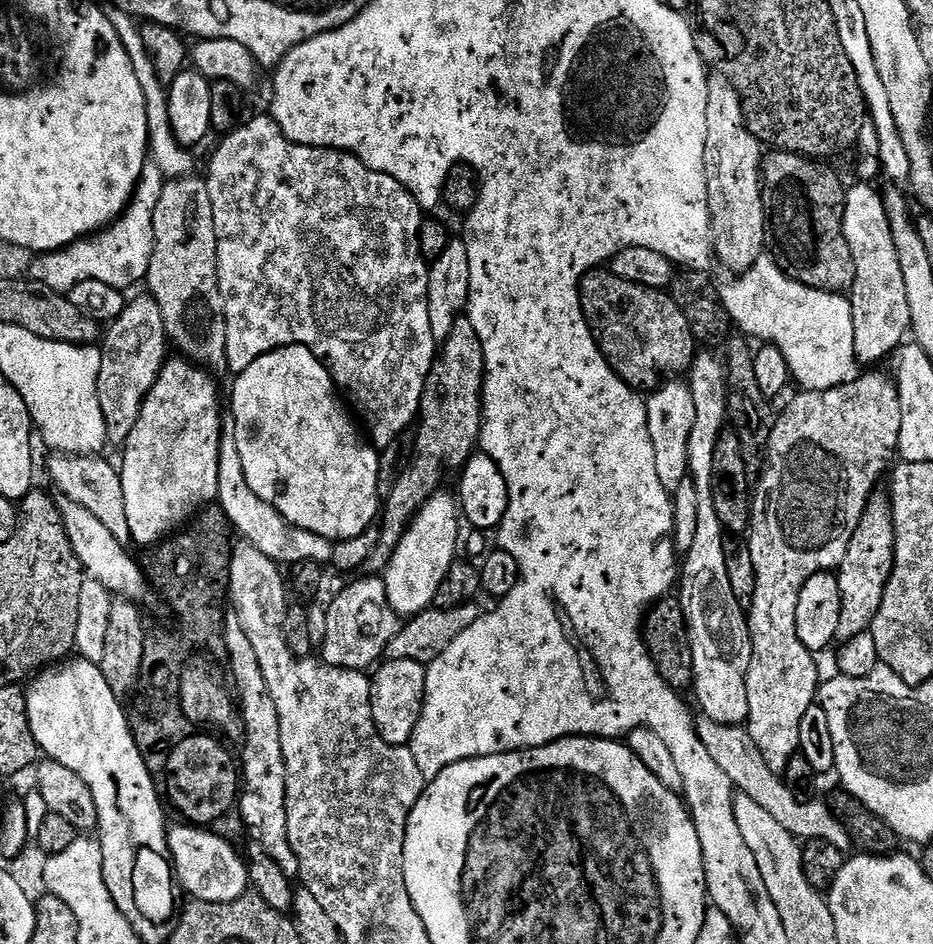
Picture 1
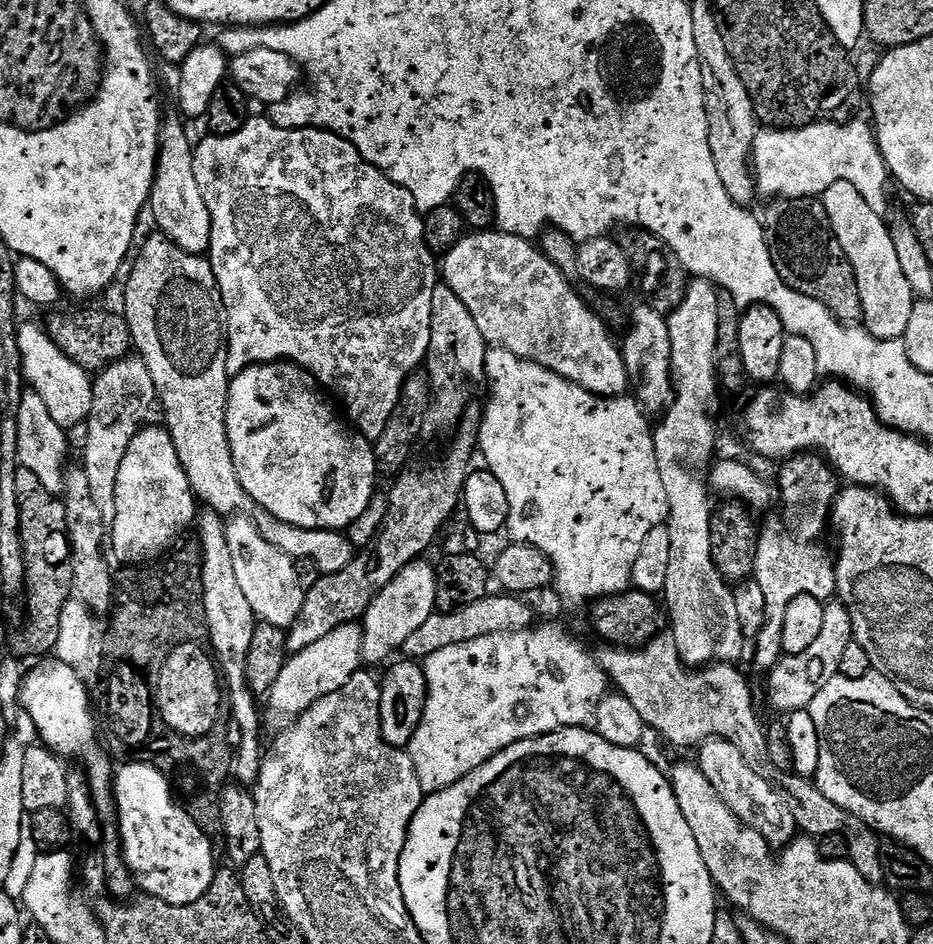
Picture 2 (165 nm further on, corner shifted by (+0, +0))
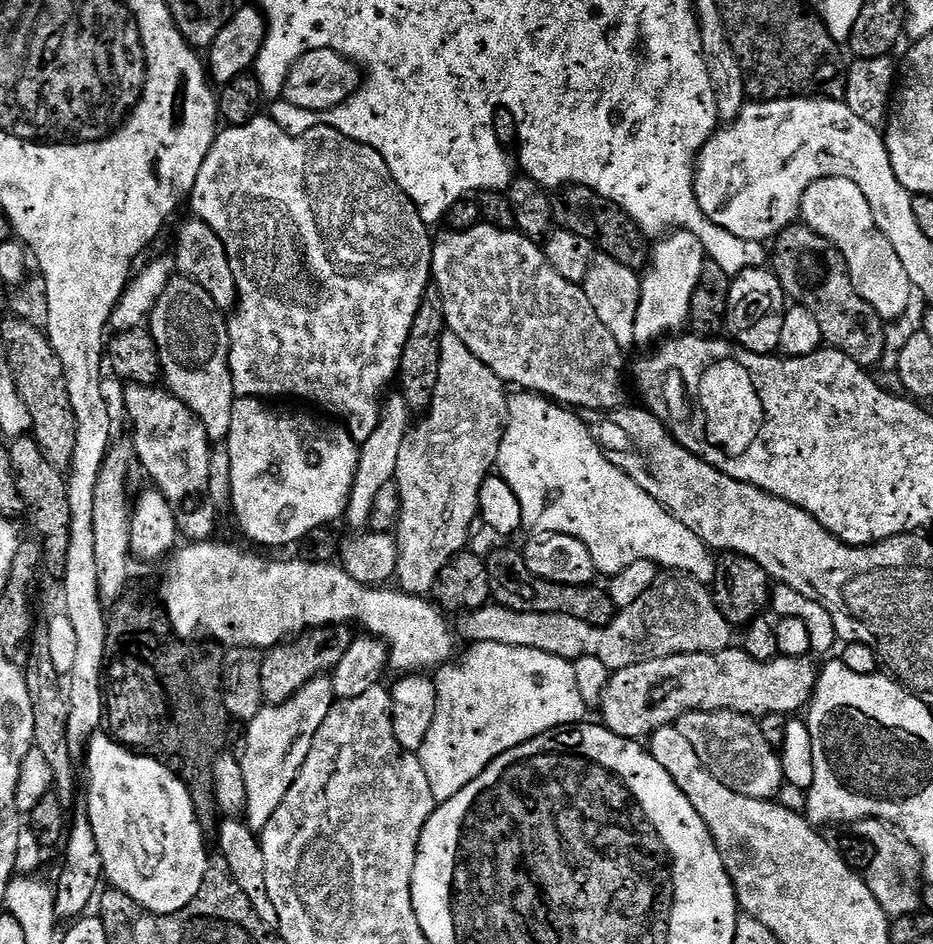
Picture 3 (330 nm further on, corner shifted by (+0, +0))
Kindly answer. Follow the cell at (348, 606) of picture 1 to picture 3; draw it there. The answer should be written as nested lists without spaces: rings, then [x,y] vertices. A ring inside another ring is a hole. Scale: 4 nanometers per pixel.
[[[327,675],[315,676],[286,702],[261,707],[257,716],[247,721],[244,753],[241,751],[238,759],[242,766],[242,782],[246,784],[246,823],[249,828],[263,830],[266,822],[270,822],[306,760],[314,734],[318,734],[322,722],[326,722],[326,714],[333,703],[331,679]]]

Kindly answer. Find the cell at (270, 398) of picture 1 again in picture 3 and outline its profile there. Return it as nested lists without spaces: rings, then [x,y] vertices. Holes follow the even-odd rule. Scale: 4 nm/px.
[[[242,396],[232,402],[227,434],[232,457],[230,509],[236,515],[241,530],[254,543],[264,548],[280,548],[283,544],[295,545],[315,528],[328,526],[331,520],[345,515],[358,470],[360,448],[343,426],[331,428],[308,416],[296,416],[291,420],[288,416],[267,412],[264,404],[263,399],[254,396]]]

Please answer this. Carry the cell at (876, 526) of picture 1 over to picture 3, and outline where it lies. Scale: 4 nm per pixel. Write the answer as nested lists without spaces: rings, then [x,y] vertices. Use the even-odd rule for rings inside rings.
[[[729,646],[721,652],[691,652],[674,654],[666,658],[654,658],[634,666],[615,669],[611,673],[604,692],[600,695],[598,711],[604,715],[603,727],[627,740],[643,741],[651,737],[657,728],[675,725],[683,712],[714,712],[726,710],[743,716],[759,718],[770,714],[796,714],[811,701],[816,691],[818,664],[811,655],[777,656],[775,660],[755,660],[746,654],[743,647]]]

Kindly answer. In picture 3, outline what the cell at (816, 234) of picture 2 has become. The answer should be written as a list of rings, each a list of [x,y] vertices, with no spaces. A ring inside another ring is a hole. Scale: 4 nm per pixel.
[[[803,222],[788,225],[771,241],[770,260],[772,256],[771,271],[775,272],[778,282],[782,286],[785,297],[789,301],[804,307],[814,314],[819,329],[823,336],[823,343],[830,348],[836,348],[842,354],[846,354],[854,362],[858,362],[865,370],[872,367],[884,356],[884,328],[885,321],[874,311],[868,303],[854,290],[854,282],[848,273],[846,262],[840,251],[829,240],[818,235],[813,228]]]

